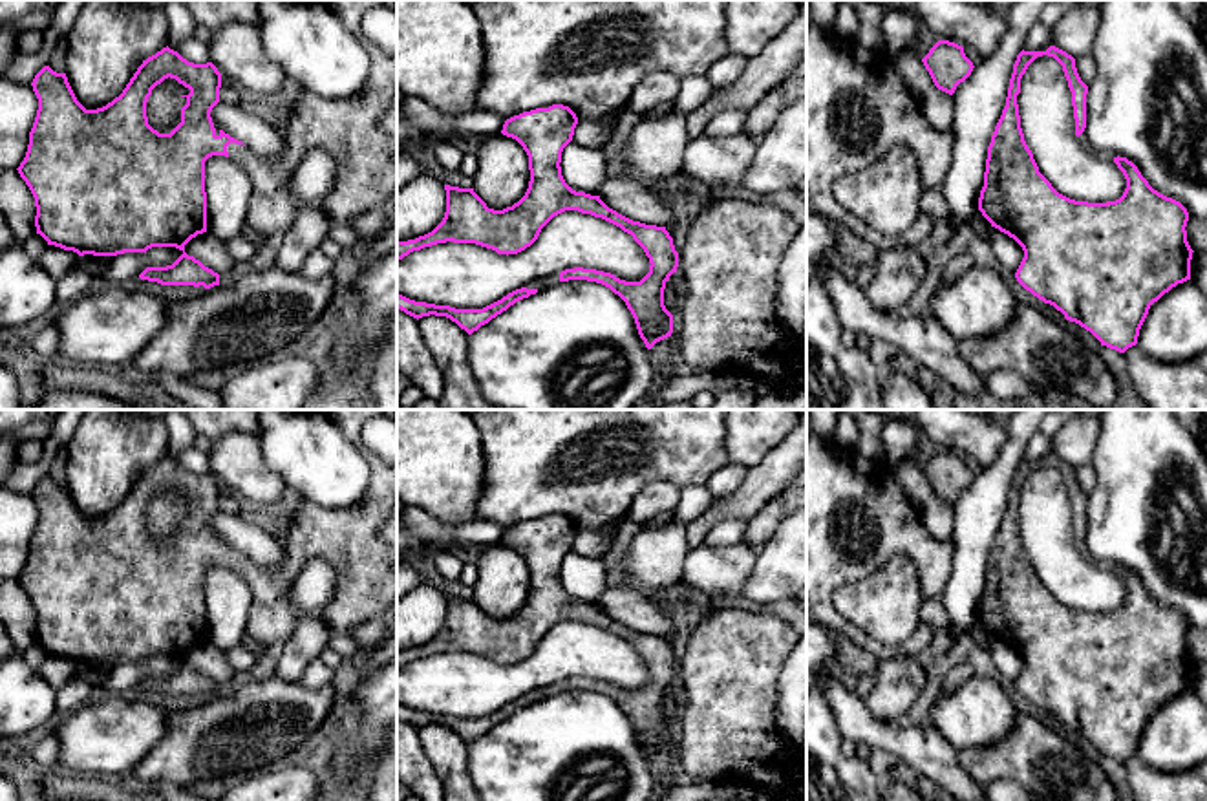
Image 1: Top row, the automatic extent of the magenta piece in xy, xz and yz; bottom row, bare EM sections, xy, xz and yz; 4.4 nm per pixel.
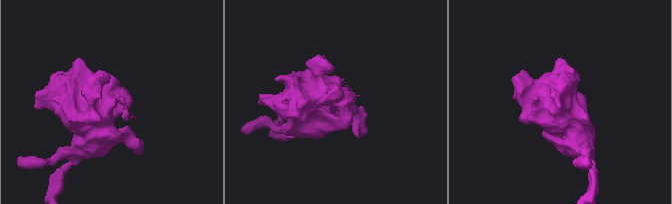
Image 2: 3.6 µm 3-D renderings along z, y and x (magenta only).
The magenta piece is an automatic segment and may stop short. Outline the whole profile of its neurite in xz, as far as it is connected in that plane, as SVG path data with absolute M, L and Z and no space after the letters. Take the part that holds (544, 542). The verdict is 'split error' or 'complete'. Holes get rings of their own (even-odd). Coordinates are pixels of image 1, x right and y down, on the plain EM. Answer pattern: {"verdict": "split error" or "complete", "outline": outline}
{"verdict": "complete", "outline": "M563 514L536 518L505 530L501 543L516 549L529 565L530 591L525 605L503 620L488 618L474 598L444 594L446 622L428 644L397 651L397 671L413 660L437 653L475 653L497 664L518 664L530 657L541 638L565 620L602 627L644 658L649 682L640 691L625 691L596 678L565 678L560 691L587 689L609 697L631 721L646 757L671 746L673 724L664 715L666 691L678 677L678 662L666 636L633 631L609 618L600 605L572 600L561 585L561 561L572 550L576 523Z"}

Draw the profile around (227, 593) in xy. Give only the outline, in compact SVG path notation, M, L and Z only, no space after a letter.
M212 565L205 571L207 640L223 653L247 635L249 585L232 569Z

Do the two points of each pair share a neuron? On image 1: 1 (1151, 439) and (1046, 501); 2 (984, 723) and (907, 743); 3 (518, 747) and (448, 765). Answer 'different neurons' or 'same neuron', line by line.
1: different neurons
2: different neurons
3: different neurons

